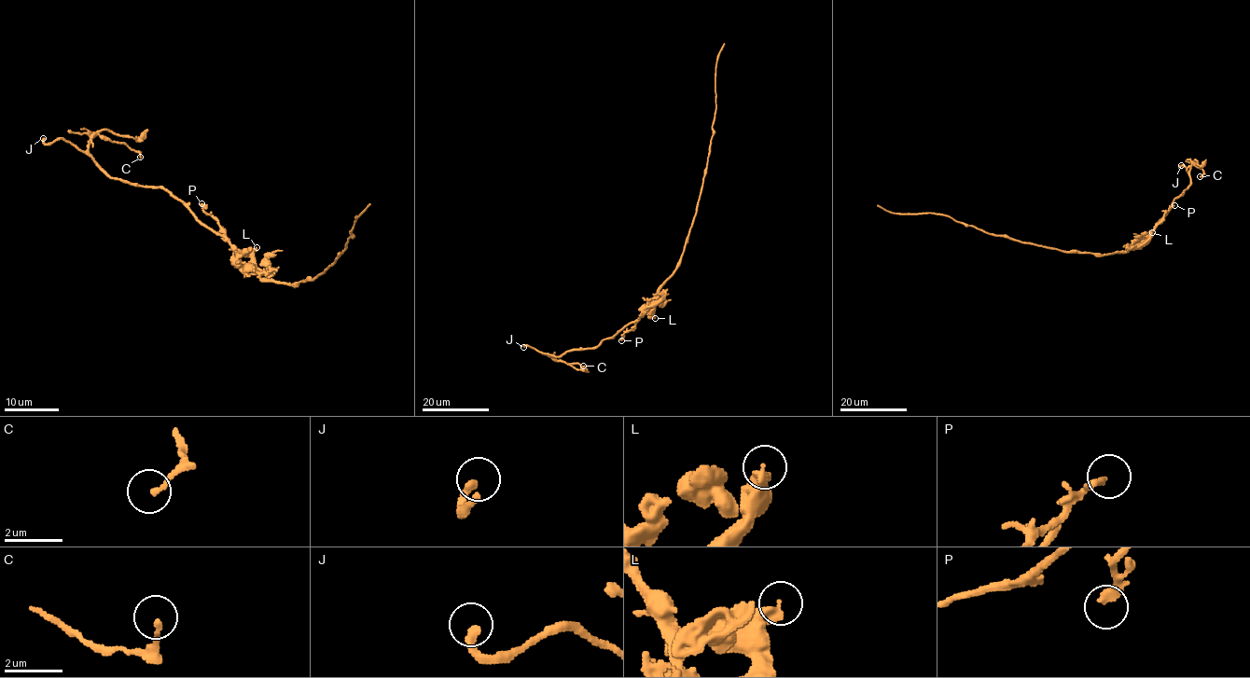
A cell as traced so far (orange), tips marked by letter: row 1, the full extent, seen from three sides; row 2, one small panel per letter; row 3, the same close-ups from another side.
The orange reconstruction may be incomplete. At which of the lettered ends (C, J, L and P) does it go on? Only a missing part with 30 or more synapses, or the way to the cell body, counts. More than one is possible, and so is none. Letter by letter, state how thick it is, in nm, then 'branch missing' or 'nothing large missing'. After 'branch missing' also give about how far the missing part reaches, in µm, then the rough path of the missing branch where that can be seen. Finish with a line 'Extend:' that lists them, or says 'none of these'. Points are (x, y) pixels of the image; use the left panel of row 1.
C: 160 nm thick; nothing large missing
J: 280 nm thick; branch missing; about 30 µm are missing; missing branch runs (43, 138), (69, 132), (131, 182), (151, 188), (161, 188), (170, 183)
L: 380 nm thick; nothing large missing
P: 280 nm thick; nothing large missing
Extend: J

